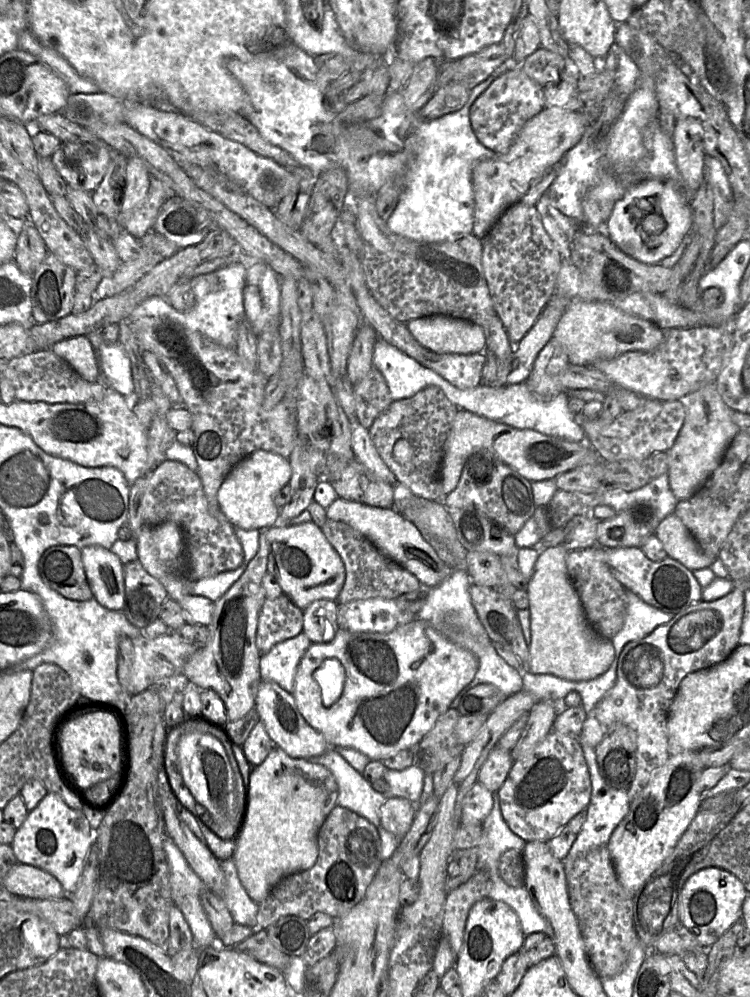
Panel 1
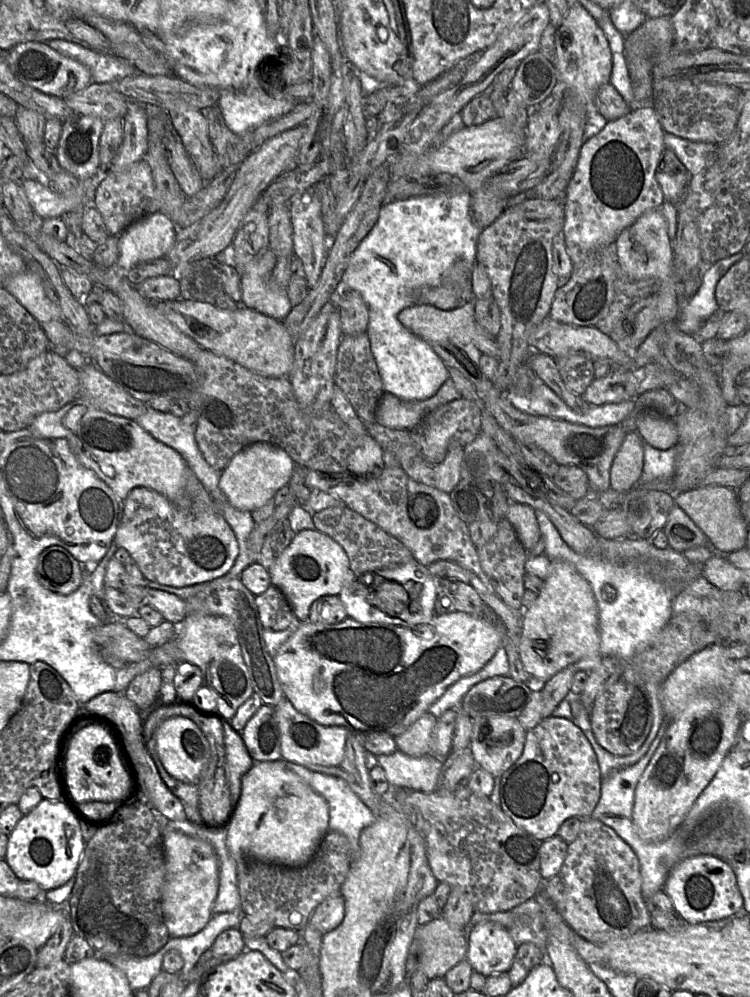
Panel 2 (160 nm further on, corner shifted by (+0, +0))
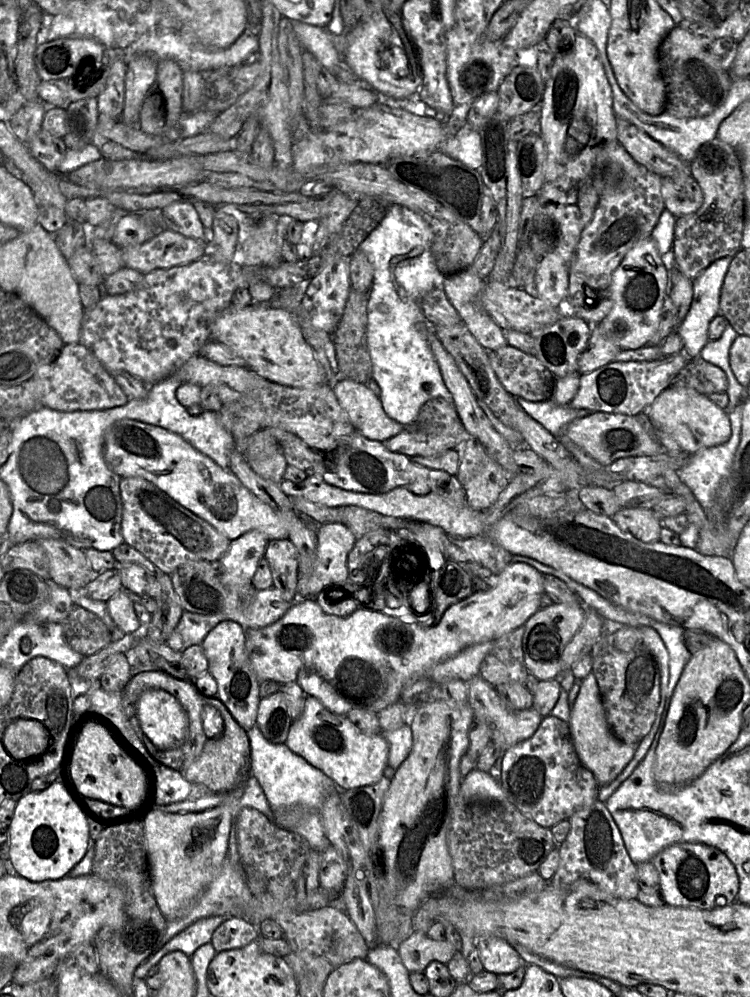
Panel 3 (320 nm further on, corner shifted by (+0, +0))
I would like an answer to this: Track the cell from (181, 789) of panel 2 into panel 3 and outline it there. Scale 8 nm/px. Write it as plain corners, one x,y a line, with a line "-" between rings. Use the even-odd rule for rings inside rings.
139,666
131,668
131,679
122,692
123,711
144,743
149,754
158,762
180,771
191,783
207,787
212,793
227,793
244,784
251,775
250,742
247,732
236,722
225,705
216,697
206,697
196,688
194,680
179,680
159,671
156,666
-
148,689
162,689
174,696
182,705
188,716
187,736
182,744
168,749
158,749
144,735
138,720
138,701
142,693
-
205,706
216,708
224,724
223,732
216,738
207,739
202,722
202,711

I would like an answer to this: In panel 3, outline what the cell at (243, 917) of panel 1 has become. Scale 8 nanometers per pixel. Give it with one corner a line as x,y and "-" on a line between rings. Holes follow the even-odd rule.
221,916
203,917
187,929
174,935
156,953
139,964
134,972
135,978
145,979
149,970
158,965
160,960
174,951
181,951
191,957
201,946
209,943
217,928
226,918

